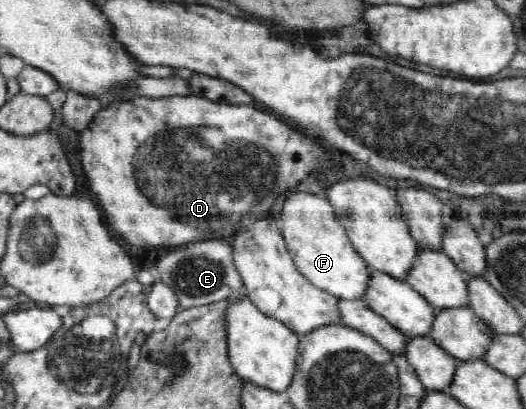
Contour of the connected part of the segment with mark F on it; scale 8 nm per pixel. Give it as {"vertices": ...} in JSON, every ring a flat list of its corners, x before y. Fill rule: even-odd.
{"vertices":[[314,193,287,194,281,220,283,238,295,266,316,286,346,300,364,298,369,284,369,265,354,249,345,227,337,220,327,197]]}

